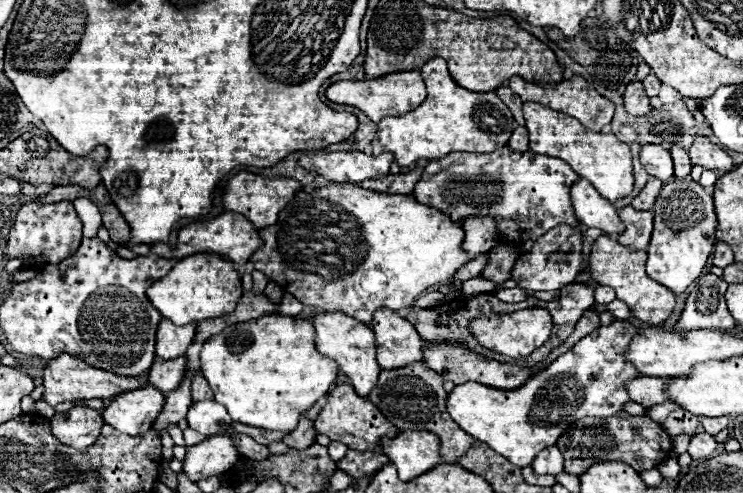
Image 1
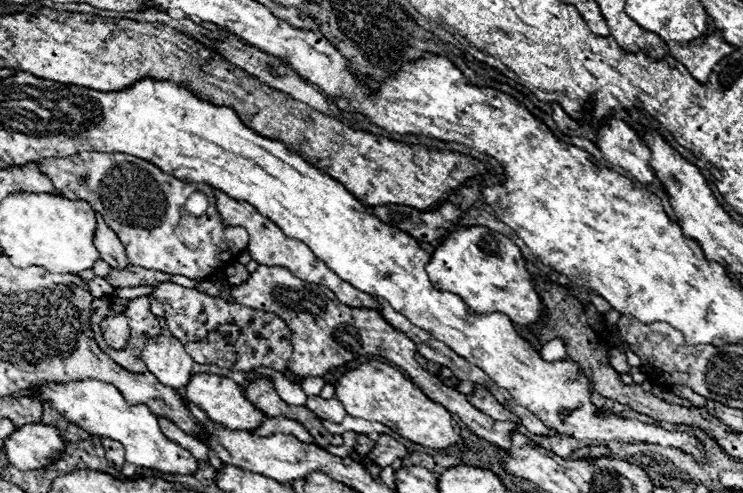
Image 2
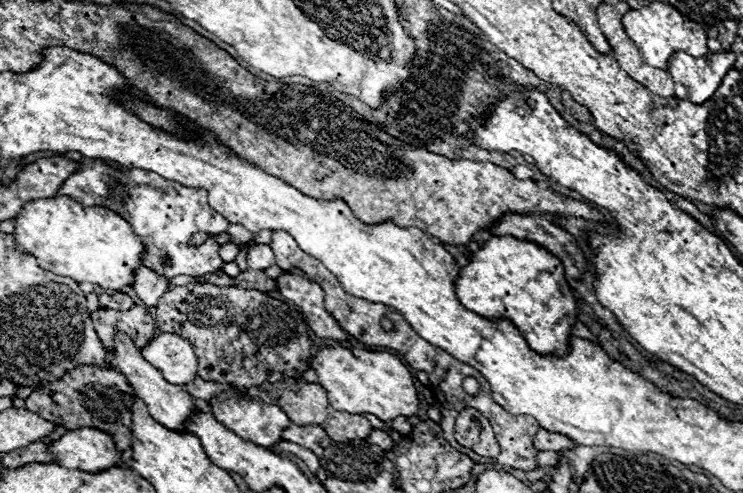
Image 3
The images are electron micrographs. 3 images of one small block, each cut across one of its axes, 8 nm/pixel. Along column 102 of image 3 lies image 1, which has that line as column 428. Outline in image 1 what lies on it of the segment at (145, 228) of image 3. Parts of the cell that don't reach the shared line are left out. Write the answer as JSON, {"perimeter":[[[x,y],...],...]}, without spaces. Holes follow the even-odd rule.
{"perimeter":[[[508,146],[494,154],[450,154],[438,162],[428,162],[414,198],[430,208],[464,224],[472,216],[492,216],[498,222],[498,240],[504,244],[524,244],[546,234],[558,224],[580,226],[570,206],[570,188],[578,174],[558,158],[542,158],[534,152],[514,152]]]}

